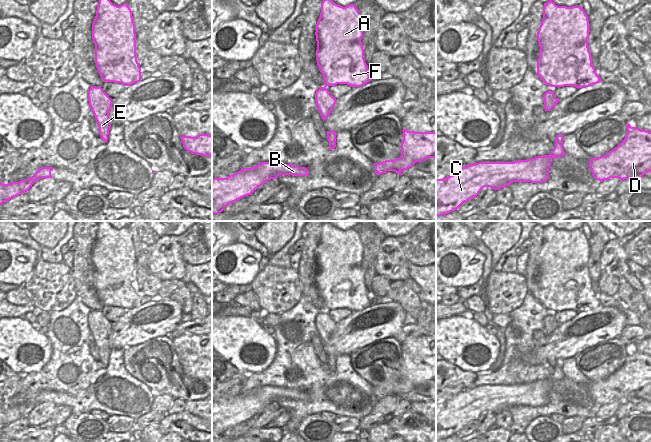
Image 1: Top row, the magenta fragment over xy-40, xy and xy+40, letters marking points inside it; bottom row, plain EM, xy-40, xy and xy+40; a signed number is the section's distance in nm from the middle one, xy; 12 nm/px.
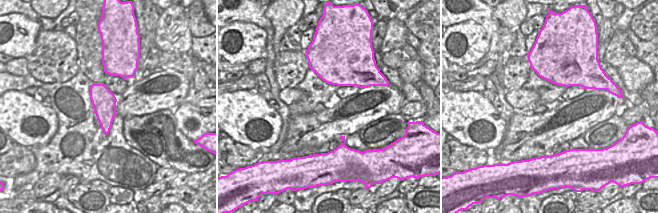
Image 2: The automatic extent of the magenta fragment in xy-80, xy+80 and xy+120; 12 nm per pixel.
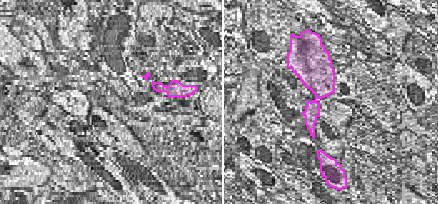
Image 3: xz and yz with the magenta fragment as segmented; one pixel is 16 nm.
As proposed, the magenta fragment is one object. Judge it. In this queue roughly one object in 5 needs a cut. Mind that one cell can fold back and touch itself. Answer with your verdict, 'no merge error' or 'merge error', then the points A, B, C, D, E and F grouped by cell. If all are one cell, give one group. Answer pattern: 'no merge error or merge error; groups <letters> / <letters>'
no merge error; groups A B C D E F

